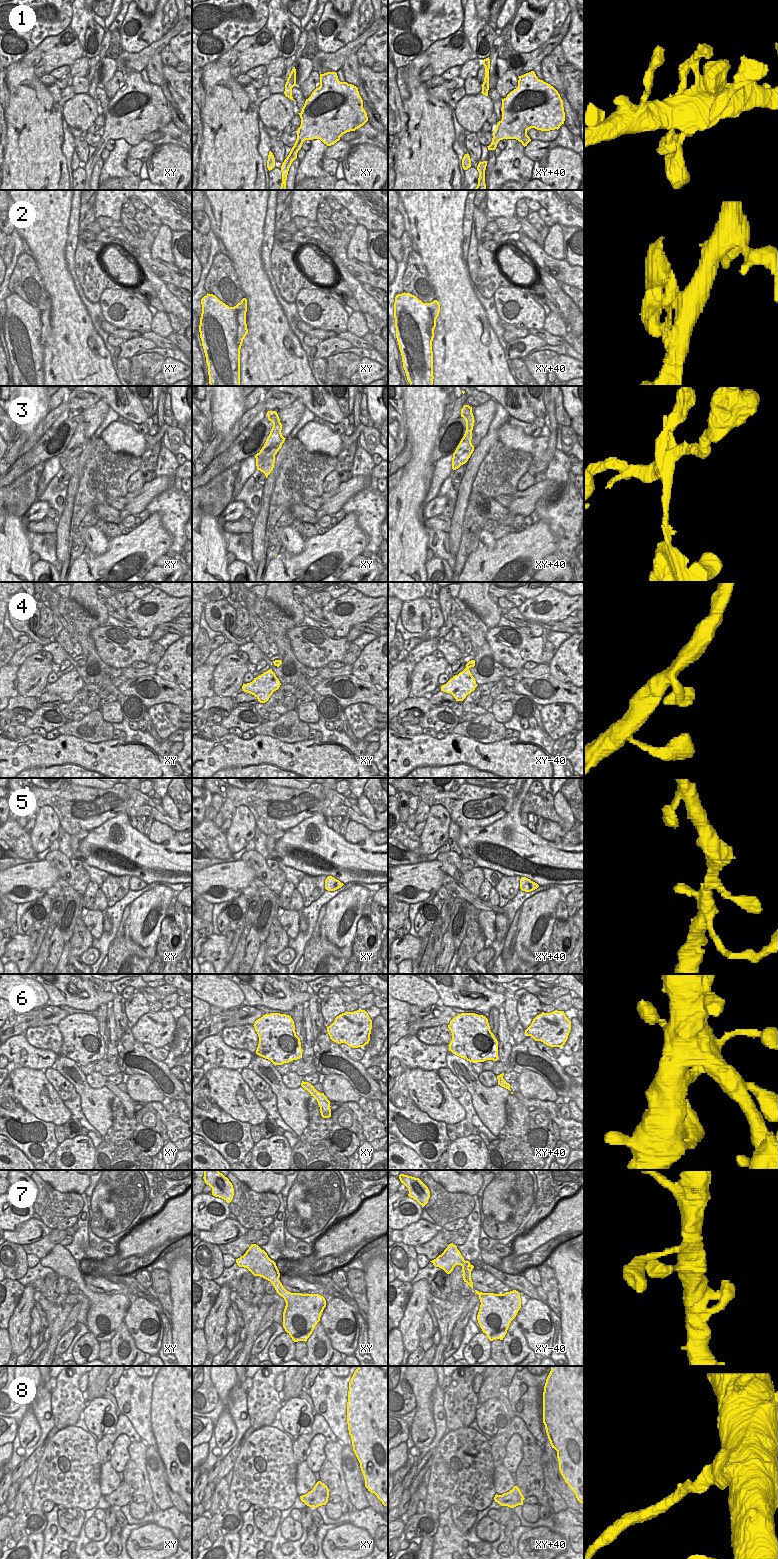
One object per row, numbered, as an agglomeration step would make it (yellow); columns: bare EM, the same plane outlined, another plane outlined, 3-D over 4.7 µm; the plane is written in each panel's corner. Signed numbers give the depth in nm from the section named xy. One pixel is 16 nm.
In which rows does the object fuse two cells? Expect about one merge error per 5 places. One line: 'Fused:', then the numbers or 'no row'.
Fused: 3, 8

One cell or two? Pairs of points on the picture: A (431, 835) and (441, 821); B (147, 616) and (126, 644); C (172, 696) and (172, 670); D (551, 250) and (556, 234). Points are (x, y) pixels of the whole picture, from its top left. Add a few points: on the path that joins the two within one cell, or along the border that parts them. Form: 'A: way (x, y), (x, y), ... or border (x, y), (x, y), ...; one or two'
A: way (435, 832), (437, 825); one
B: border (149, 637), (142, 638); two
C: border (156, 674), (167, 681), (176, 683), (181, 688); two
D: way (553, 246), (554, 238); one

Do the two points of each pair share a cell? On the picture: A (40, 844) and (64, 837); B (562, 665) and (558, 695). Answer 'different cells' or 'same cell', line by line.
A: different cells
B: different cells

